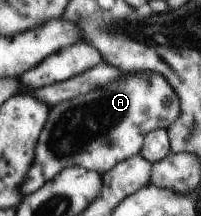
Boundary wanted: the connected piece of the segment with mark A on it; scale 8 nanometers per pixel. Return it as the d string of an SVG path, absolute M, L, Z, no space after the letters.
M140 71L132 75L123 75L116 81L109 81L100 89L90 90L60 105L50 108L49 116L43 125L34 152L34 161L27 173L20 193L22 198L42 188L47 181L55 178L64 168L83 167L98 172L100 175L111 170L117 162L139 154L145 137L155 129L169 128L179 118L179 98L173 94L173 88L161 74Z

